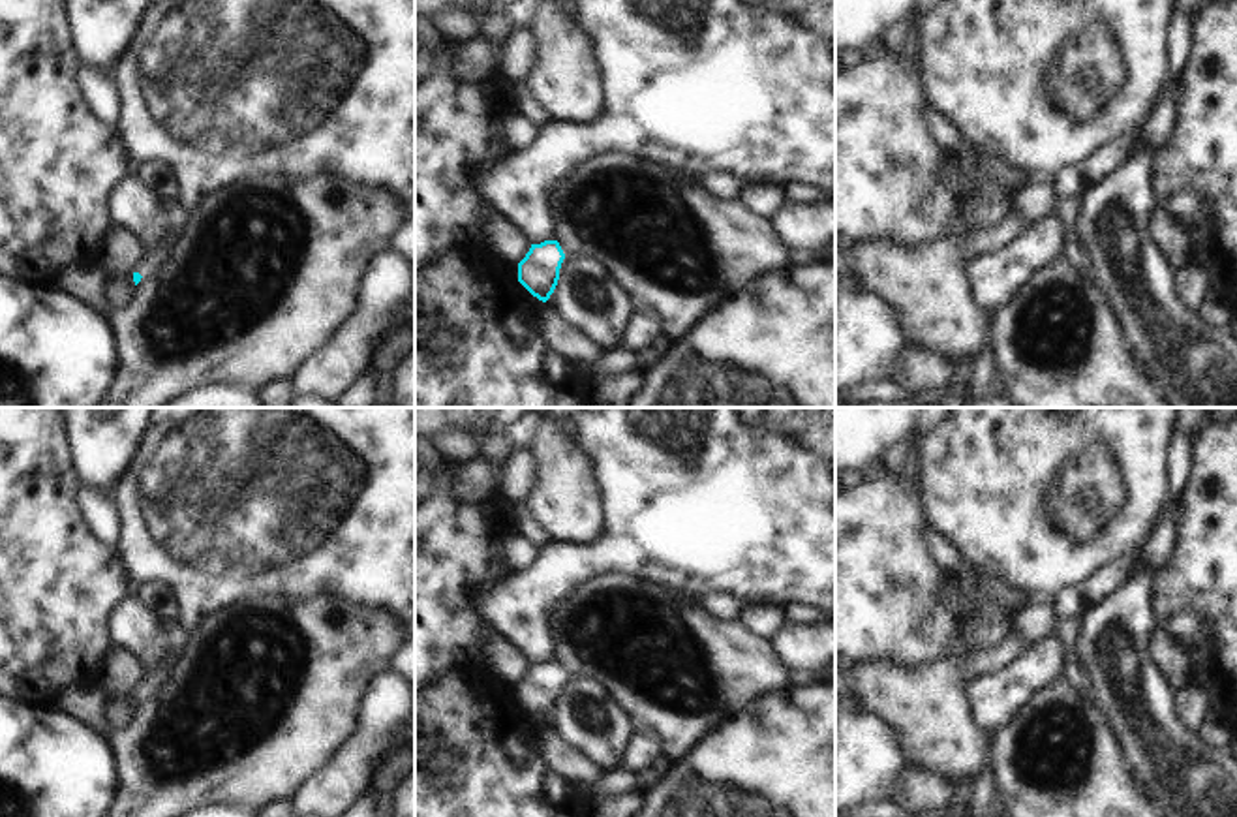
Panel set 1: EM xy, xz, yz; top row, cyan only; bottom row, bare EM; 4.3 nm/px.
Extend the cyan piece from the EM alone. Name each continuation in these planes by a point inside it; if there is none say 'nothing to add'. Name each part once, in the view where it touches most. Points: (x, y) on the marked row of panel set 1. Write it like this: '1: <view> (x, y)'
1: xy (151, 262)

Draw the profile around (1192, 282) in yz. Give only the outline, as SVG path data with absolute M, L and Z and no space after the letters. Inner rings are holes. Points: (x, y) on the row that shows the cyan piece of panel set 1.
M1196 261L1175 270L1177 295L1190 312L1199 312L1203 301L1209 297L1209 282L1209 274Z

